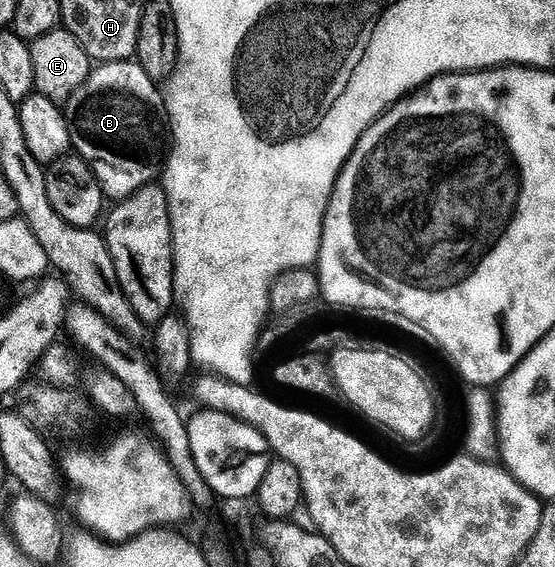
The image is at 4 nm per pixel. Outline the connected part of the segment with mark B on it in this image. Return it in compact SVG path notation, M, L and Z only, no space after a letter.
M135 60L97 64L82 87L78 87L78 91L74 91L74 95L63 102L62 112L66 119L66 131L70 131L72 149L92 166L92 173L100 180L105 198L129 197L143 185L151 185L161 176L166 145L160 142L160 133L152 125L158 124L160 117L162 121L165 116L166 97L161 86L152 81L150 75Z

